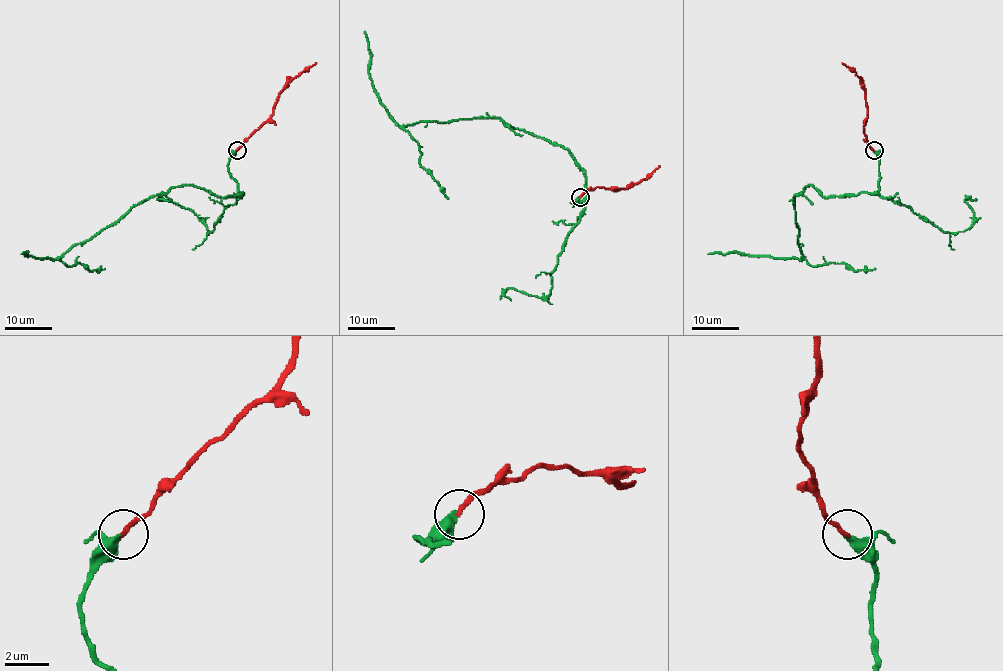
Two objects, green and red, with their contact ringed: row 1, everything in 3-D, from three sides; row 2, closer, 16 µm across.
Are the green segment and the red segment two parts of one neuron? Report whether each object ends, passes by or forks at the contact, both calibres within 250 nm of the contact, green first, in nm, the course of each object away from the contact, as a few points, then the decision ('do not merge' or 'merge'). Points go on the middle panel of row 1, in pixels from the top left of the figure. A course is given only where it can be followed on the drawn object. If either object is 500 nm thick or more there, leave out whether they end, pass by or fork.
green ends; red ends; calibres 360 and 200 nm; course green (579, 197), (571, 202), (585, 196), (585, 171), (566, 149), (499, 118), (398, 125), (374, 87), (364, 31); course red (580, 197), (597, 187), (616, 190), (630, 188), (645, 180), (660, 165); merge

